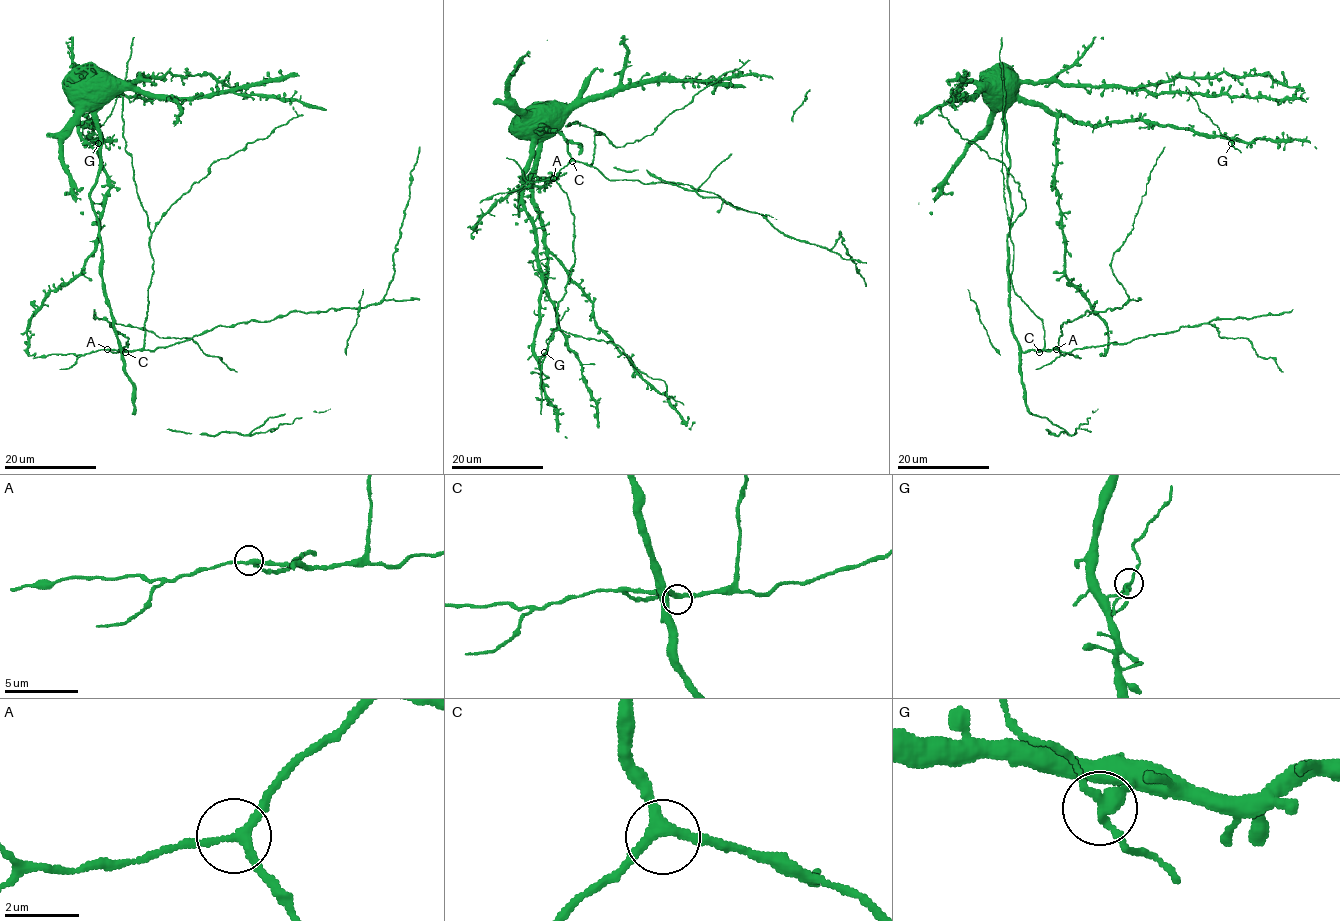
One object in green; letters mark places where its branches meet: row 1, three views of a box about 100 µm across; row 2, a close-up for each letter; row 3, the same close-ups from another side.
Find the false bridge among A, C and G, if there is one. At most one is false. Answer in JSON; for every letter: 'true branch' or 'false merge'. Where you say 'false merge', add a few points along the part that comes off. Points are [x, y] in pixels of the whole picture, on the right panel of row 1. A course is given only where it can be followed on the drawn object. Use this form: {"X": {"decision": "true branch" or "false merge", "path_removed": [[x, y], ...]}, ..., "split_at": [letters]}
{"A": {"decision": "true branch"}, "C": {"decision": "true branch"}, "G": {"decision": "false merge", "path_removed": [[1231, 143], [1200, 110], [1186, 86]]}, "split_at": ["G"]}

